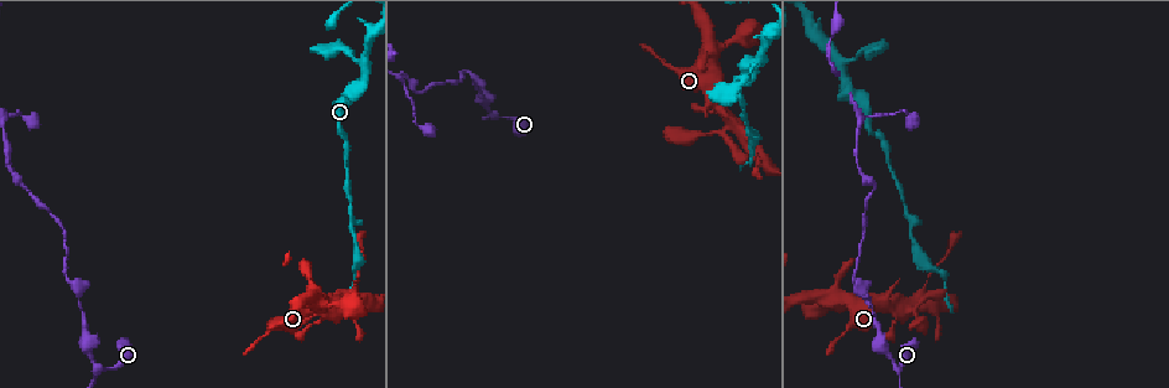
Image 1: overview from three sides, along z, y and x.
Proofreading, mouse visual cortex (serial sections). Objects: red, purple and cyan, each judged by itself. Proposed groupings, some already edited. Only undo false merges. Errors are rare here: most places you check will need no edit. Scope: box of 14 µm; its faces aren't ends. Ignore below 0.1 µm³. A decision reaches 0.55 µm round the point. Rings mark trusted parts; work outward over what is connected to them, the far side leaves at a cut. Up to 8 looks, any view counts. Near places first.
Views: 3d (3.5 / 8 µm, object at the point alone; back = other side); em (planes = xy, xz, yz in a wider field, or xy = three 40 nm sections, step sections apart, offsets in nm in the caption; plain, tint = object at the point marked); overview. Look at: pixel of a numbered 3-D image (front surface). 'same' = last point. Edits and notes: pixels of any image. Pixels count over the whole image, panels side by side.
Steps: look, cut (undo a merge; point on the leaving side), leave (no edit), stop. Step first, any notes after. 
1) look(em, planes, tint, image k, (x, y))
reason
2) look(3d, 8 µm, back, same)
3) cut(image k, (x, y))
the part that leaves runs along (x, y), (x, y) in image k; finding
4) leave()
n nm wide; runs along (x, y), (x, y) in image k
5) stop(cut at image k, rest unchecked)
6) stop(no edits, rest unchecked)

look(3d, 3.5 µm, image 1, (726, 129))
narrows sharply

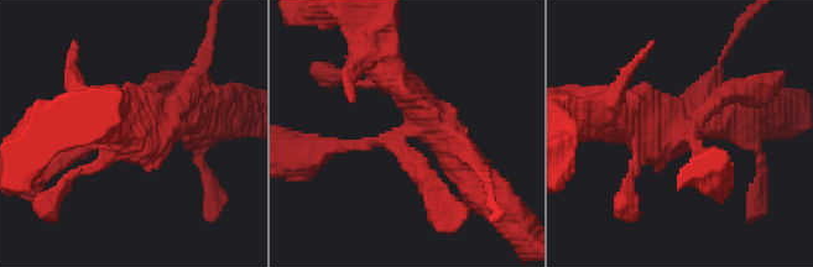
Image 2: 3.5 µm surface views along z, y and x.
look(em, xy, step 5, tint, image 2, (409, 128))

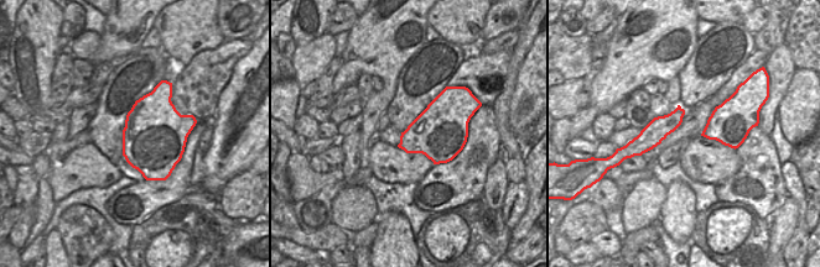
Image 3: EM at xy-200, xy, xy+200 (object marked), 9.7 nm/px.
leave()
runs along (381, 53), (469, 173) in image 2; one cell here

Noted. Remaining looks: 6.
look(3d, 3.5 µm, image 1, (719, 45))
abrupt turn

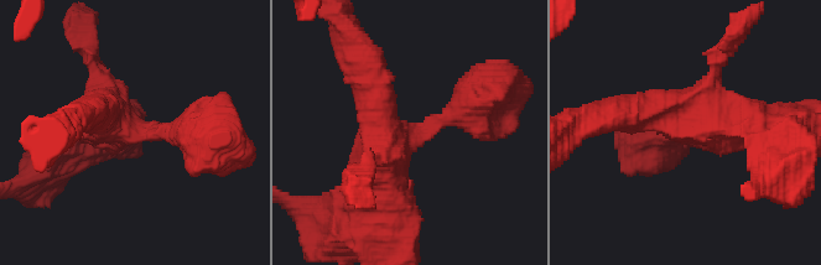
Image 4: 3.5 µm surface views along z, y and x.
look(em, planes, tint, image 4, (401, 137))

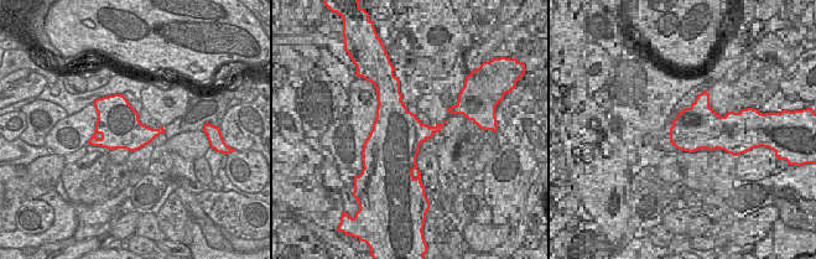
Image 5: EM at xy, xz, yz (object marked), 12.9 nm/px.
leave()
runs along (363, 232), (383, 217), (386, 140), (458, 112) in image 4; all the same cell

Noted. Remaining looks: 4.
look(3d, 3.5 µm, image 1, (497, 117))
three arms meet

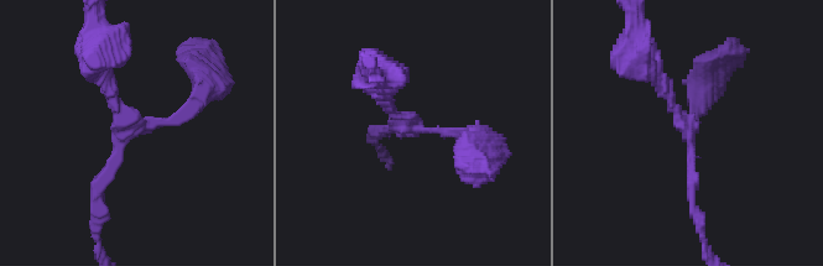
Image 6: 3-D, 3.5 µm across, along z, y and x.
look(em, xy, step 3, tint, image 6, (137, 125))
3 arms; arms of 150, 200, 200 nm

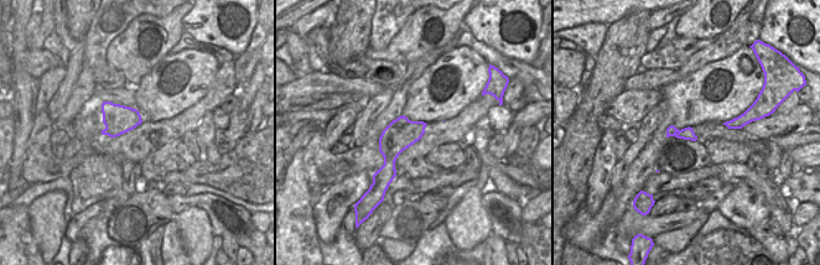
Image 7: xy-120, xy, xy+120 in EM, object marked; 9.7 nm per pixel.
leave()
runs along (485, 145), (412, 125), (379, 88) in image 6; all the same cell

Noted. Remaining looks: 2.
look(3d, 8 µm, image 1, (66, 276))
sudden change in width

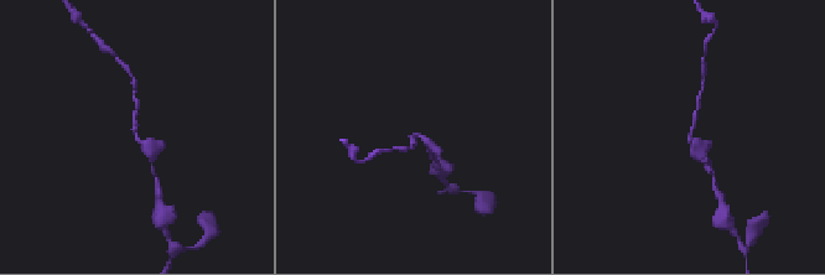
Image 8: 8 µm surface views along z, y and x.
look(em, xy, step 2, tint, image 8, (135, 132))
arms of 100, 250 nm; now the EM

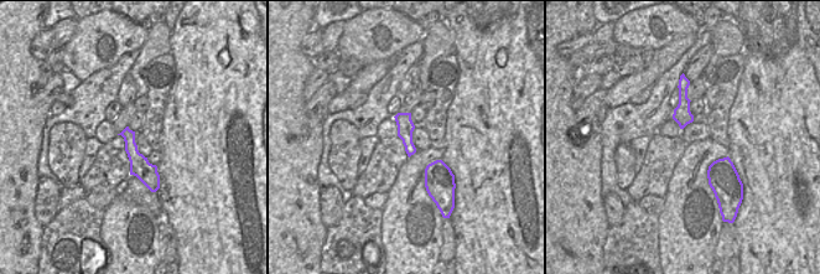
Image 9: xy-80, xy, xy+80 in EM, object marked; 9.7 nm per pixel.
leave()
runs along (151, 159), (136, 138), (136, 99) in image 8; one cell here

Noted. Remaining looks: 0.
stop(no edits, rest unchecked)

